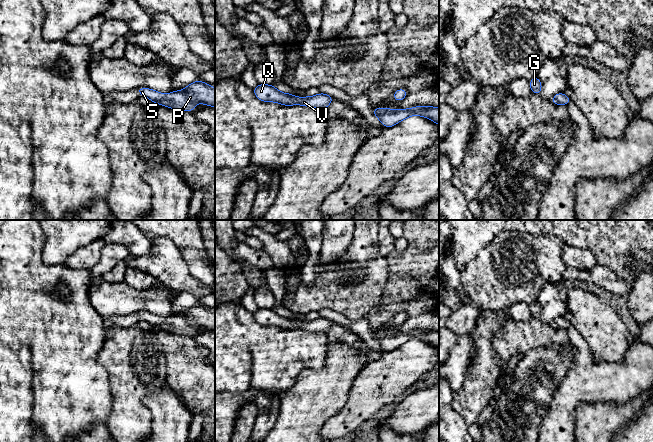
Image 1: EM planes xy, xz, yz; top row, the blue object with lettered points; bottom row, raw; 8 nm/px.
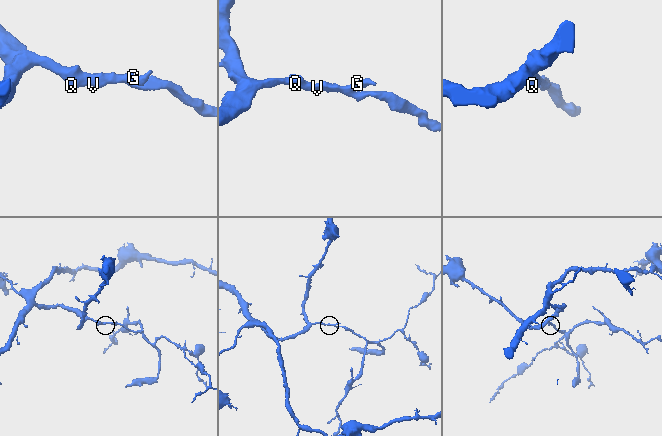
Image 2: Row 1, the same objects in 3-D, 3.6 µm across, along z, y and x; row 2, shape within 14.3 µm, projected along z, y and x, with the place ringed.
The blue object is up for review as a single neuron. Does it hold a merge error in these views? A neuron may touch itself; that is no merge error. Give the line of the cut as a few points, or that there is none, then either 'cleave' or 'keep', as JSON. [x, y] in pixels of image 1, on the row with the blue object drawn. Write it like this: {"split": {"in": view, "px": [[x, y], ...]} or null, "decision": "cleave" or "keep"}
{"split": null, "decision": "keep"}

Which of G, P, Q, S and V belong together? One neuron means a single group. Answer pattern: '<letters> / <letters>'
G P Q S V

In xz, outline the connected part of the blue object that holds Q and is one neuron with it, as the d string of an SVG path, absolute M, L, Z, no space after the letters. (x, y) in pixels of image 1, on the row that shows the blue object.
M259 84L253 89L254 94L260 101L277 102L285 106L303 105L312 108L327 108L333 101L329 95L319 93L315 96L296 97L292 94L282 93L273 85Z

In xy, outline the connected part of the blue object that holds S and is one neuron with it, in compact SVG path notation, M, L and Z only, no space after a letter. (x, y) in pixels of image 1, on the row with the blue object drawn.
M200 80L189 84L180 91L162 94L149 88L136 89L141 96L149 98L155 104L180 111L192 111L196 103L215 107L215 88Z

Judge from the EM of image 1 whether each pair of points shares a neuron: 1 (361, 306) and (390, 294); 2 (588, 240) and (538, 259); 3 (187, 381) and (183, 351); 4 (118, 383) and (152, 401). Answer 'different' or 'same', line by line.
1: different
2: different
3: same
4: different

